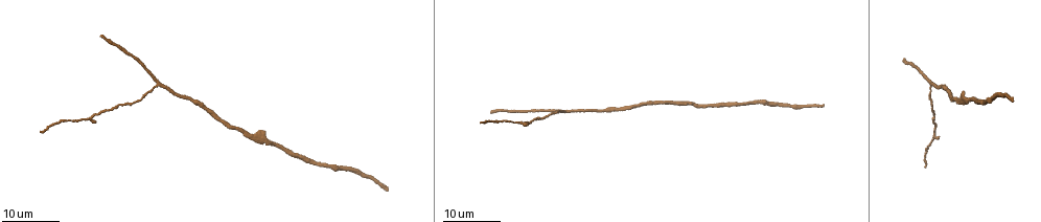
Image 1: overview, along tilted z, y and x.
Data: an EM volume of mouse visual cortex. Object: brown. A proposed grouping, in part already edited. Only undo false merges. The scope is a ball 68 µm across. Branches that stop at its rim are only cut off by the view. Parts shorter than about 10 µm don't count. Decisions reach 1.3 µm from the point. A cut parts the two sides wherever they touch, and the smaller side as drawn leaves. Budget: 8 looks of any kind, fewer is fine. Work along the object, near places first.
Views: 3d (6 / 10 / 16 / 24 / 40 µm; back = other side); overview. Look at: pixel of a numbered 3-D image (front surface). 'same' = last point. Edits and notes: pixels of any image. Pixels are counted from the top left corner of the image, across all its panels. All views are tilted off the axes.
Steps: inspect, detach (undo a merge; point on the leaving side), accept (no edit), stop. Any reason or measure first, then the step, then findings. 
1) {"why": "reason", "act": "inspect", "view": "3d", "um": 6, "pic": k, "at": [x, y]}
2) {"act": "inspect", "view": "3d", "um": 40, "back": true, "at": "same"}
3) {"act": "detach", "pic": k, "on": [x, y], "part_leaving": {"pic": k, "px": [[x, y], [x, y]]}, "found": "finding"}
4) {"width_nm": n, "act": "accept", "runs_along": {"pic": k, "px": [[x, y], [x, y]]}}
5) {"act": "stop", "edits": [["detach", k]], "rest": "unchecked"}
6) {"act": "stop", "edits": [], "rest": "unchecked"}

{"why": "narrows sharply", "act": "inspect", "view": "3d", "um": 16, "pic": 1, "at": [190, 101]}

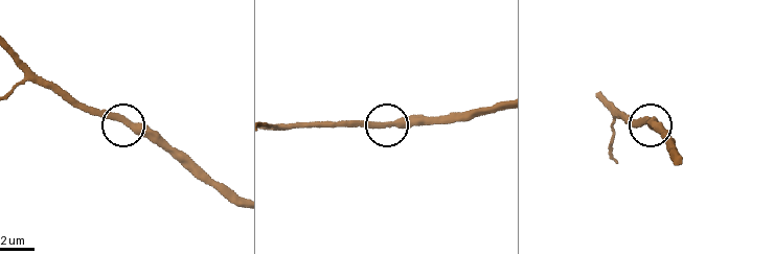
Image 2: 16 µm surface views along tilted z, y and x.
{"why": "zoom in", "act": "inspect", "view": "3d", "um": 10, "pic": 2, "at": [390, 123]}

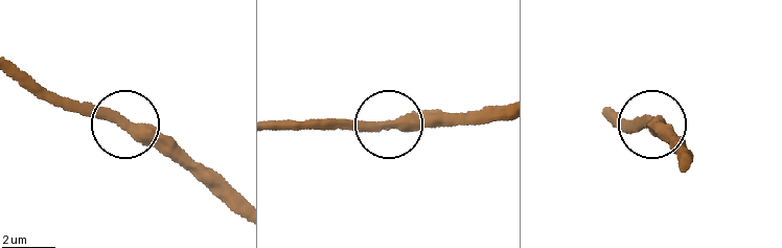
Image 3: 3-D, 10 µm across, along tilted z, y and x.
{"act": "accept", "runs_along": {"pic": 3, "px": [[219, 186], [202, 182], [127, 126], [53, 103]]}, "found": "one neuron here"}

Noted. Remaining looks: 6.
{"why": "side arm on a straight run", "act": "inspect", "view": "3d", "um": 24, "pic": 1, "at": [160, 85]}

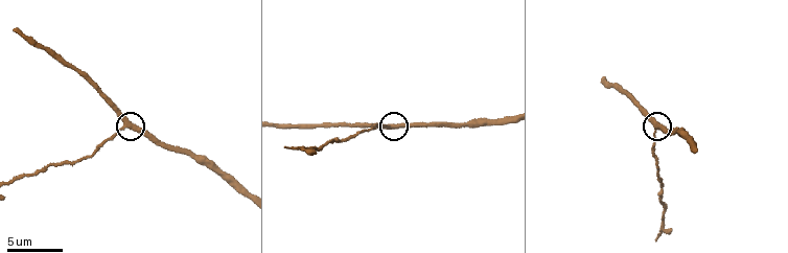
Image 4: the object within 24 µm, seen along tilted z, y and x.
{"act": "inspect", "view": "3d", "um": 10, "pic": 4, "at": [654, 126]}

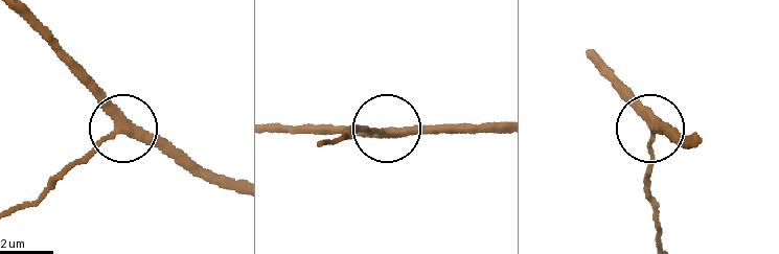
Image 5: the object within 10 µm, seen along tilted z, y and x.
{"side_arm_um": 15, "act": "accept", "runs_along": {"pic": 5, "px": [[232, 189], [136, 139], [66, 55]]}, "found": "all the same neuron"}

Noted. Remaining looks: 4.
{"why": "thick turns thin", "act": "inspect", "view": "3d", "um": 16, "pic": 1, "at": [677, 101]}

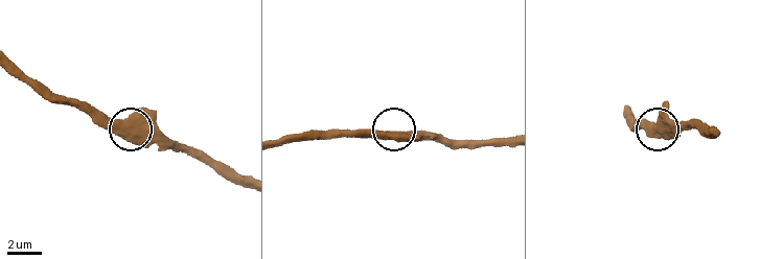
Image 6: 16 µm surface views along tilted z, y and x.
{"act": "inspect", "view": "3d", "um": 10, "pic": 6, "at": [124, 124]}

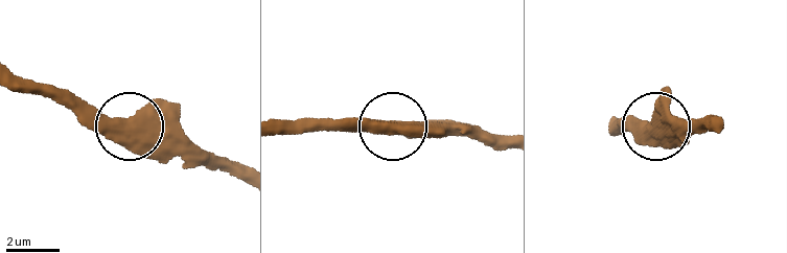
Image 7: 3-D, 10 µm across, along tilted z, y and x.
{"act": "accept", "found": "all the same neuron"}

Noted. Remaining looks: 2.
{"act": "inspect", "view": "3d", "um": 10, "pic": 4, "at": [235, 181]}

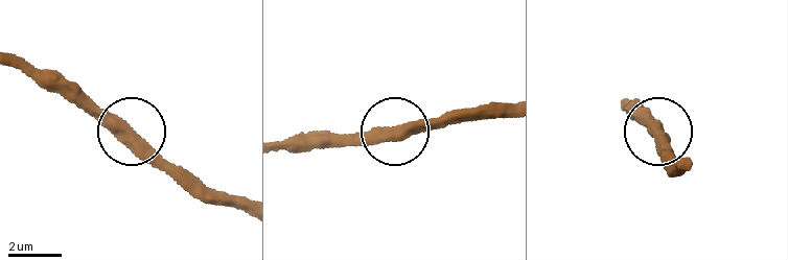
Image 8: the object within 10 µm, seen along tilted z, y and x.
{"width_nm": 450, "act": "accept", "runs_along": {"pic": 8, "px": [[392, 137], [378, 132], [329, 138]]}, "found": "one neuron here"}

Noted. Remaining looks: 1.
{"act": "stop", "edits": [], "rest": "unchecked"}

